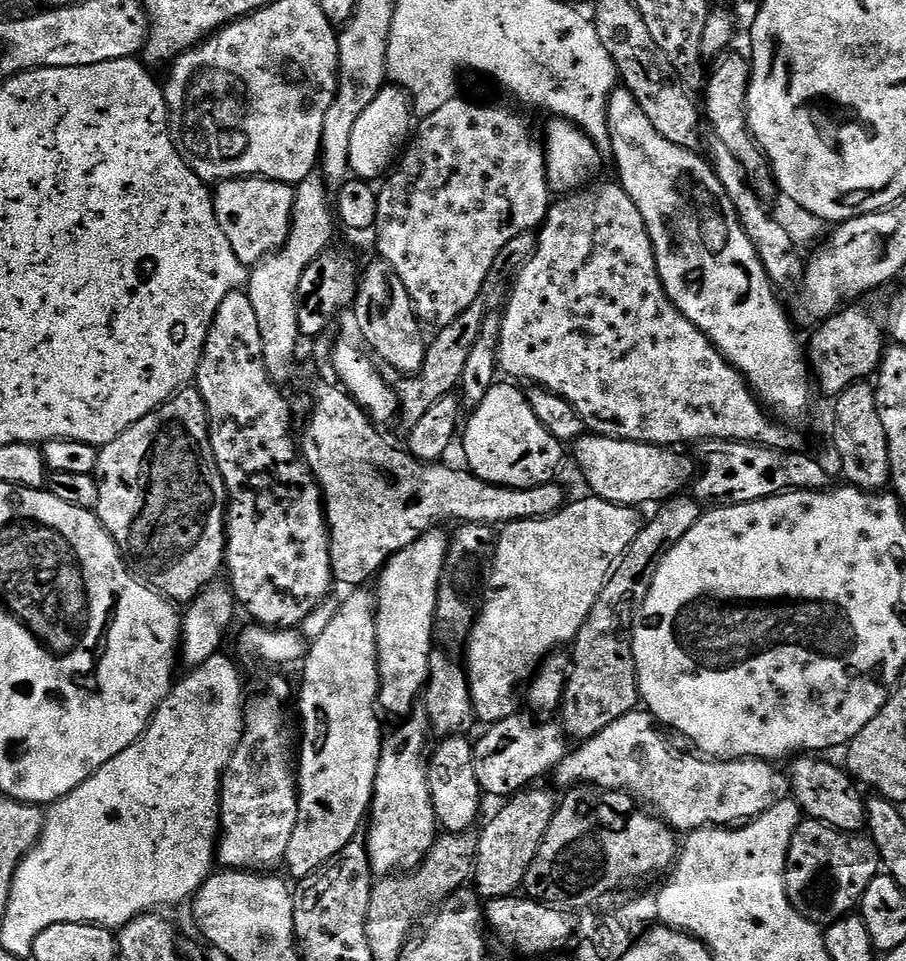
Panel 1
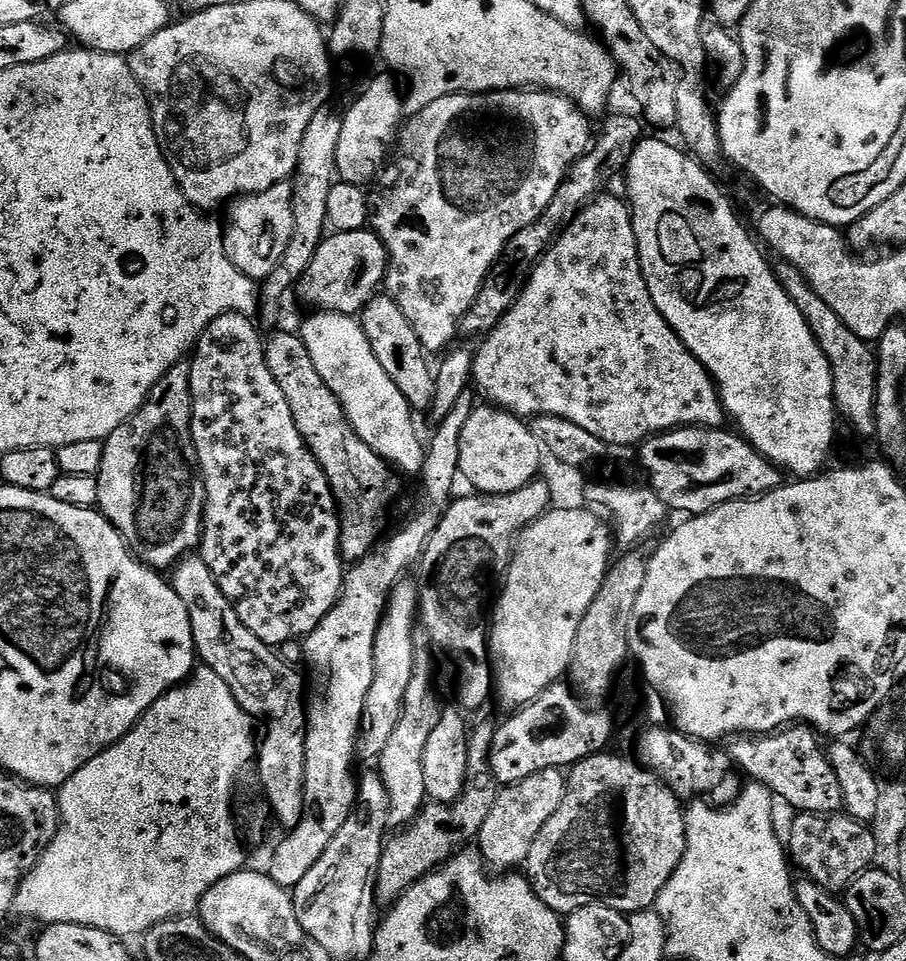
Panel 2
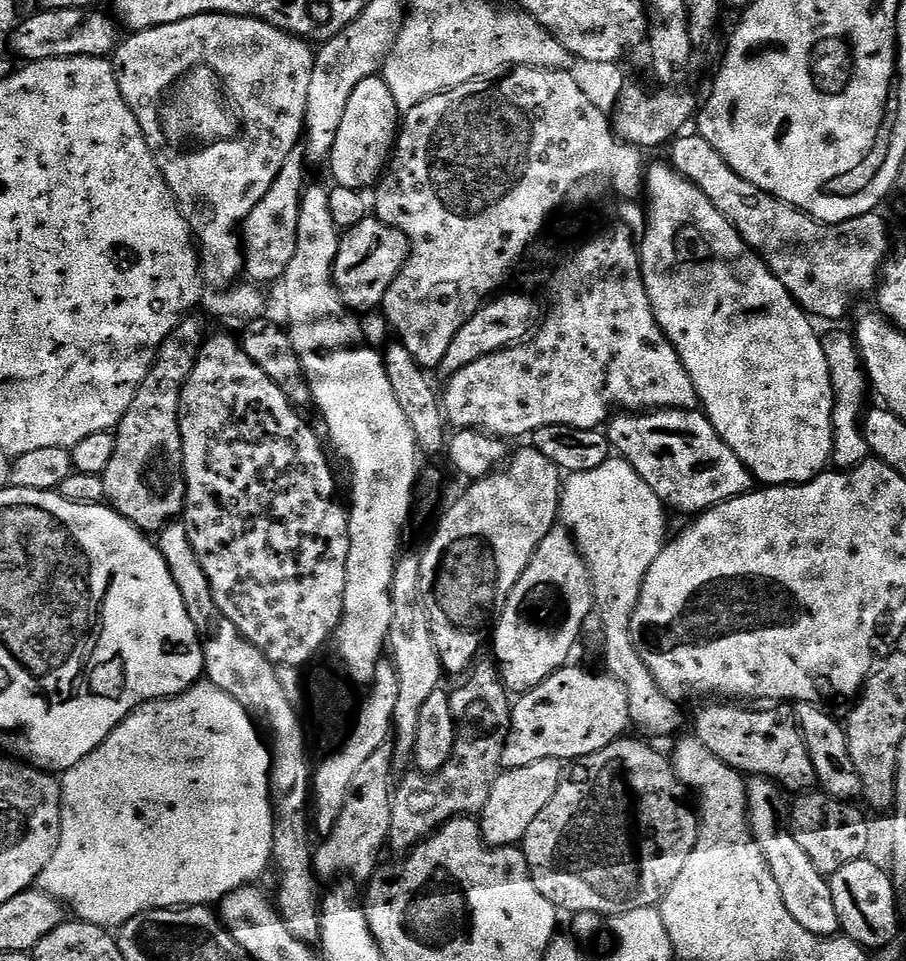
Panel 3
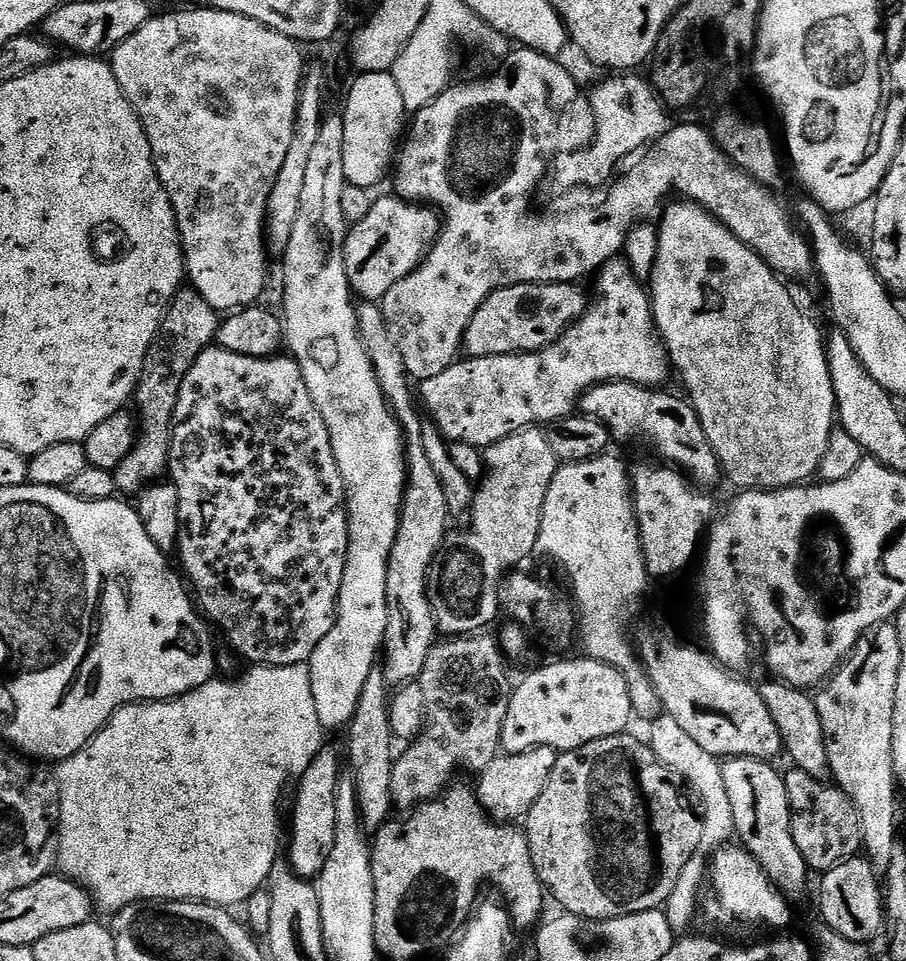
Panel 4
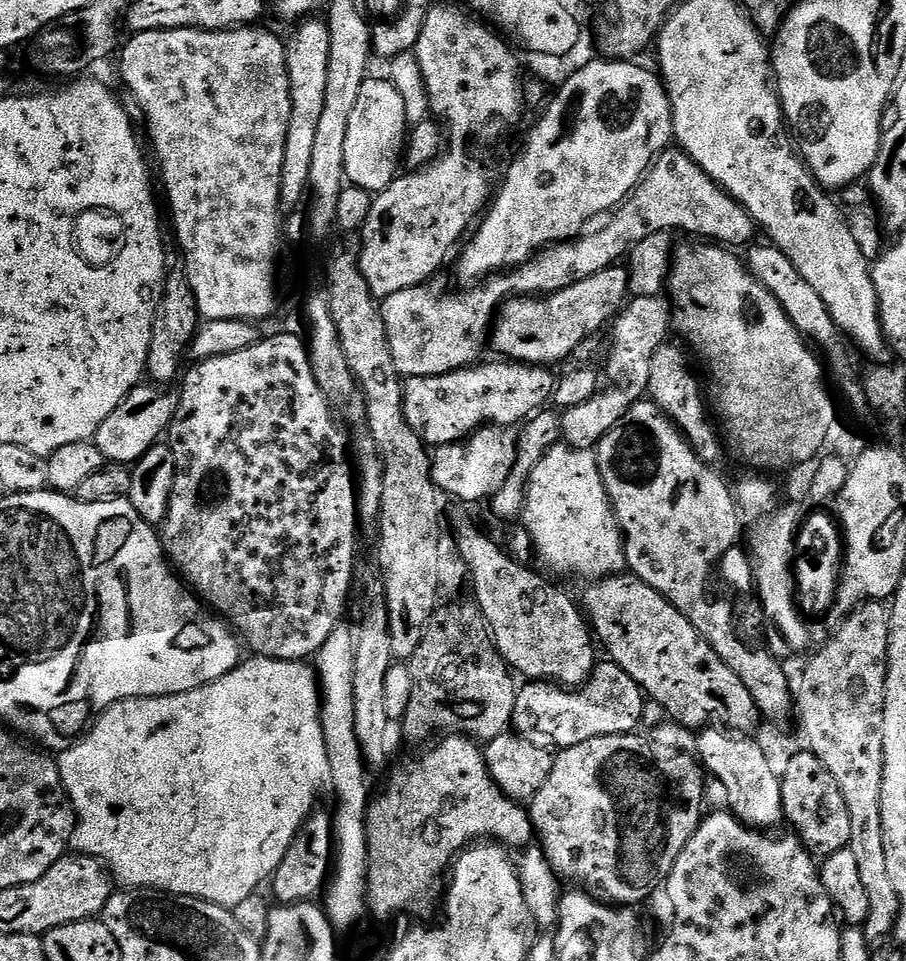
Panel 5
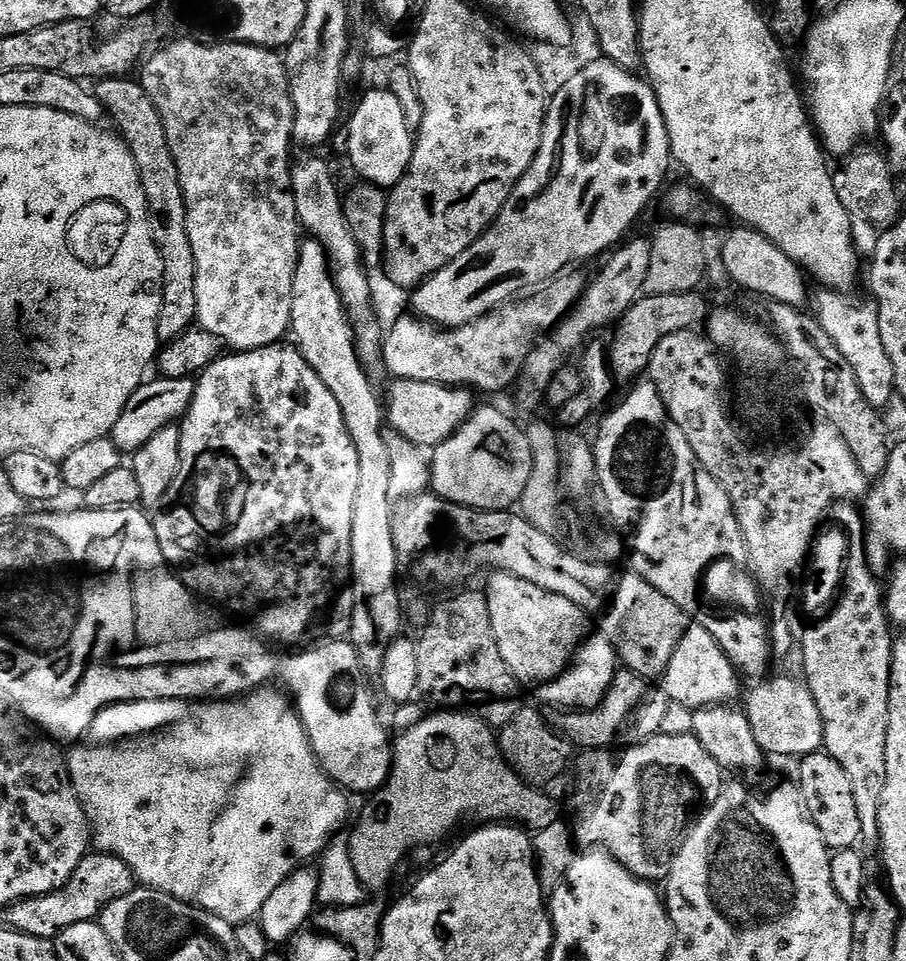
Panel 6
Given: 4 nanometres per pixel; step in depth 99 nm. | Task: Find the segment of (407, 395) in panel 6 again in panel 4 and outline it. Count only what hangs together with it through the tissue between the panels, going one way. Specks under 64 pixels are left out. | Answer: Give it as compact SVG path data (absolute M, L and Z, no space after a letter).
M624 258L613 259L605 264L595 280L596 297L591 297L588 307L584 309L584 315L544 351L525 352L515 356L460 358L455 364L442 370L442 374L434 374L434 378L419 381L419 399L420 396L424 399L424 404L432 415L429 416L431 423L436 425L445 440L460 441L474 449L483 450L524 428L548 426L571 417L577 411L584 394L598 384L631 380L641 388L659 389L667 385L664 383L668 380L668 372L670 373L668 350L657 333L655 320L652 319L649 289L638 279Z

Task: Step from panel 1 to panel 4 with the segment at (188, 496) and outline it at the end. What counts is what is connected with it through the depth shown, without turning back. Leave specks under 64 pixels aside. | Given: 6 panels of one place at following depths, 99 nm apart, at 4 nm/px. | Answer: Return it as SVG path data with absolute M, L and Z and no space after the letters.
M191 286L181 287L173 298L171 306L166 309L164 322L160 325L160 335L152 343L152 349L146 354L146 362L140 375L140 384L134 393L135 403L140 403L136 445L114 470L116 487L121 493L139 493L145 486L157 483L163 477L160 475L165 475L168 472L168 462L172 451L172 425L176 418L176 403L180 397L182 382L186 378L186 374L190 374L190 366L194 366L196 359L208 348L213 347L216 332L220 329L221 319L221 313L216 312L214 306L210 306L210 302L206 302L206 298L202 298L202 294L198 294Z

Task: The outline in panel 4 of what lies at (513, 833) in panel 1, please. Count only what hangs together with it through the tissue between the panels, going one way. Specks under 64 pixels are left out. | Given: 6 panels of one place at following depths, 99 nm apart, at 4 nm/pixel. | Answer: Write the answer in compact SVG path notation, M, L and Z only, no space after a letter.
M535 748L526 750L526 754L501 754L494 762L490 762L490 766L486 766L486 770L478 776L480 804L488 815L497 822L523 821L534 802L538 802L542 790L546 790L557 755L553 748Z

